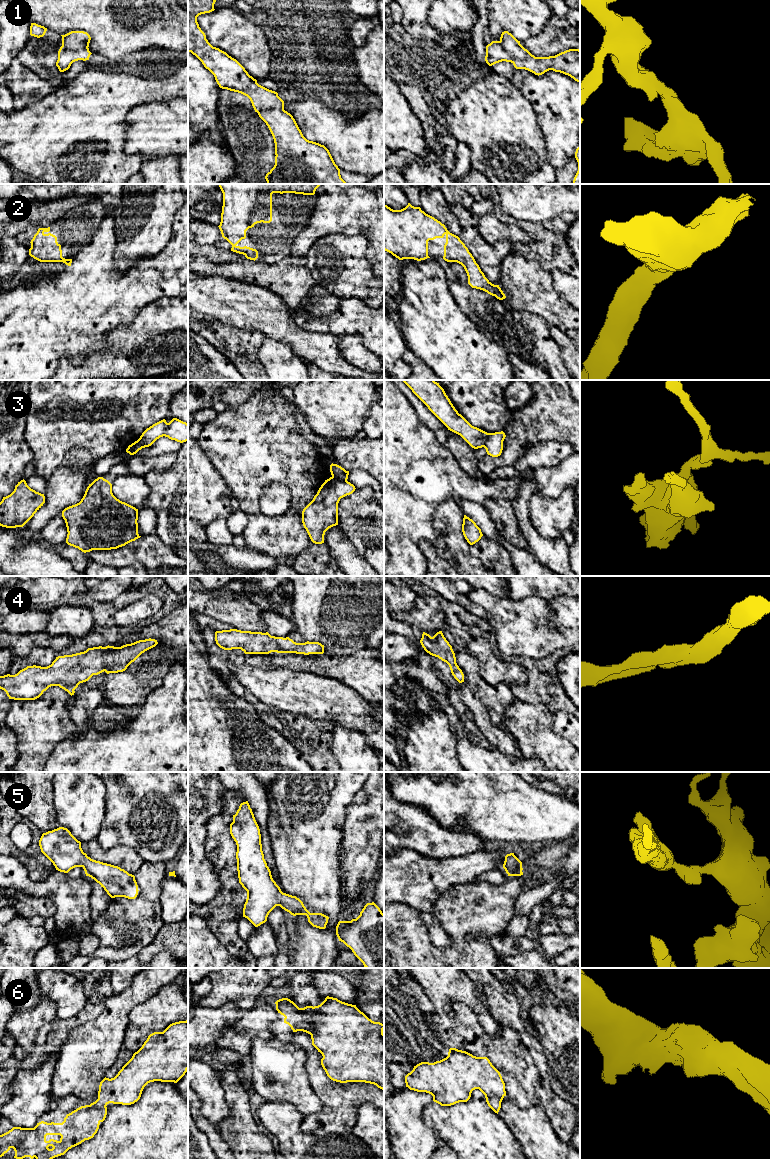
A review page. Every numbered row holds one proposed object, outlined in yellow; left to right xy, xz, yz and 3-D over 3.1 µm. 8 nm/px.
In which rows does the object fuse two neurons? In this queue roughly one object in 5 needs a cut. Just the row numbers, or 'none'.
3

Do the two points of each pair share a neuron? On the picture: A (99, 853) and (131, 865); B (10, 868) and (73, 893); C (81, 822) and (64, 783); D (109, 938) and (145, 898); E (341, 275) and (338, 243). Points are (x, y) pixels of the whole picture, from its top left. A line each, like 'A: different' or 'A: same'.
A: same
B: same
C: same
D: same
E: same

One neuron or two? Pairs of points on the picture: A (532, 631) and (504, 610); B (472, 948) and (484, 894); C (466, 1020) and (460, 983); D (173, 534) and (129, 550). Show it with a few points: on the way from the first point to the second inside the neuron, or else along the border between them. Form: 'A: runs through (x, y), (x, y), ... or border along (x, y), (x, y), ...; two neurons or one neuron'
A: runs through (525, 631), (511, 617); one neuron
B: runs through (461, 937), (461, 927), (479, 908); one neuron
C: border along (442, 1013), (463, 1003), (478, 1021); two neurons
D: border along (154, 533), (177, 555); two neurons

